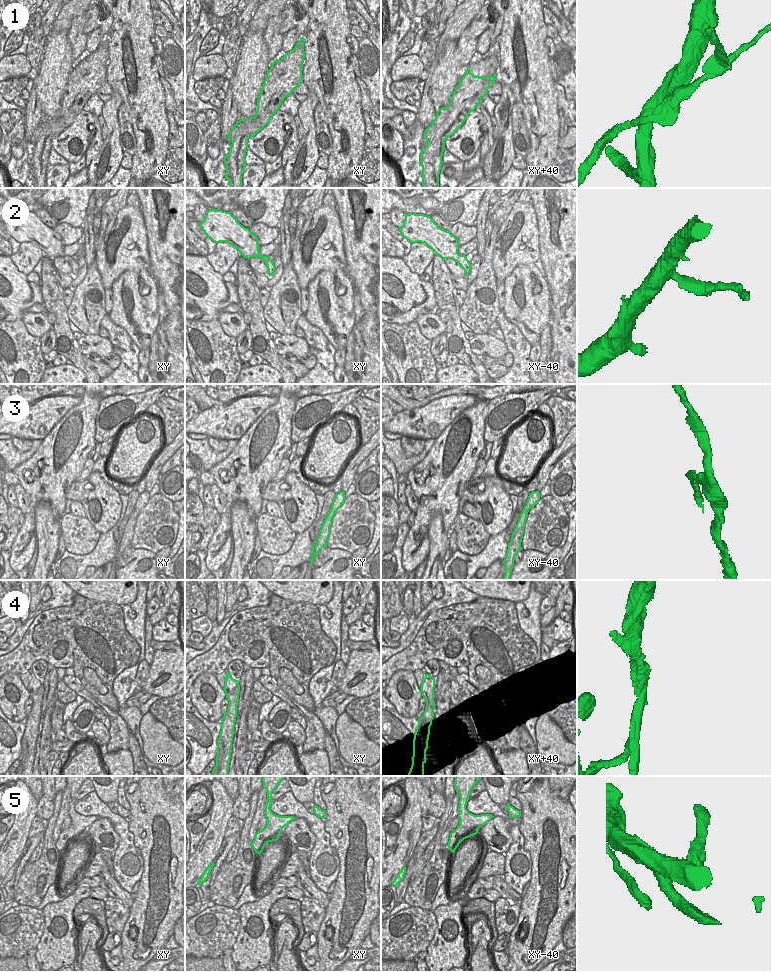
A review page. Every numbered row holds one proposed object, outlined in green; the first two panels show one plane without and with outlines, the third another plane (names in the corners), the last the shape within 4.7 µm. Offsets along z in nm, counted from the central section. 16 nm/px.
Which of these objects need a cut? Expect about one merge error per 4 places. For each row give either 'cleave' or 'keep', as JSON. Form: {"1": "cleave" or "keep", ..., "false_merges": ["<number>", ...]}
{"1": "cleave", "2": "keep", "3": "cleave", "4": "cleave", "5": "keep", "false_merges": ["1", "3", "4"]}

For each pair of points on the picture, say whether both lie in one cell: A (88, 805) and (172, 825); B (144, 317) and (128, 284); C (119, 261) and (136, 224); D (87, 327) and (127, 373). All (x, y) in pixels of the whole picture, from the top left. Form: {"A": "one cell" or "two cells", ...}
{"A": "two cells", "B": "one cell", "C": "one cell", "D": "two cells"}

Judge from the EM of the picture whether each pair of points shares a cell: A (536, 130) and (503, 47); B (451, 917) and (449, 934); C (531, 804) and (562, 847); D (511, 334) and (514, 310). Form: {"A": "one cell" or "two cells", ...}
{"A": "one cell", "B": "one cell", "C": "one cell", "D": "two cells"}

